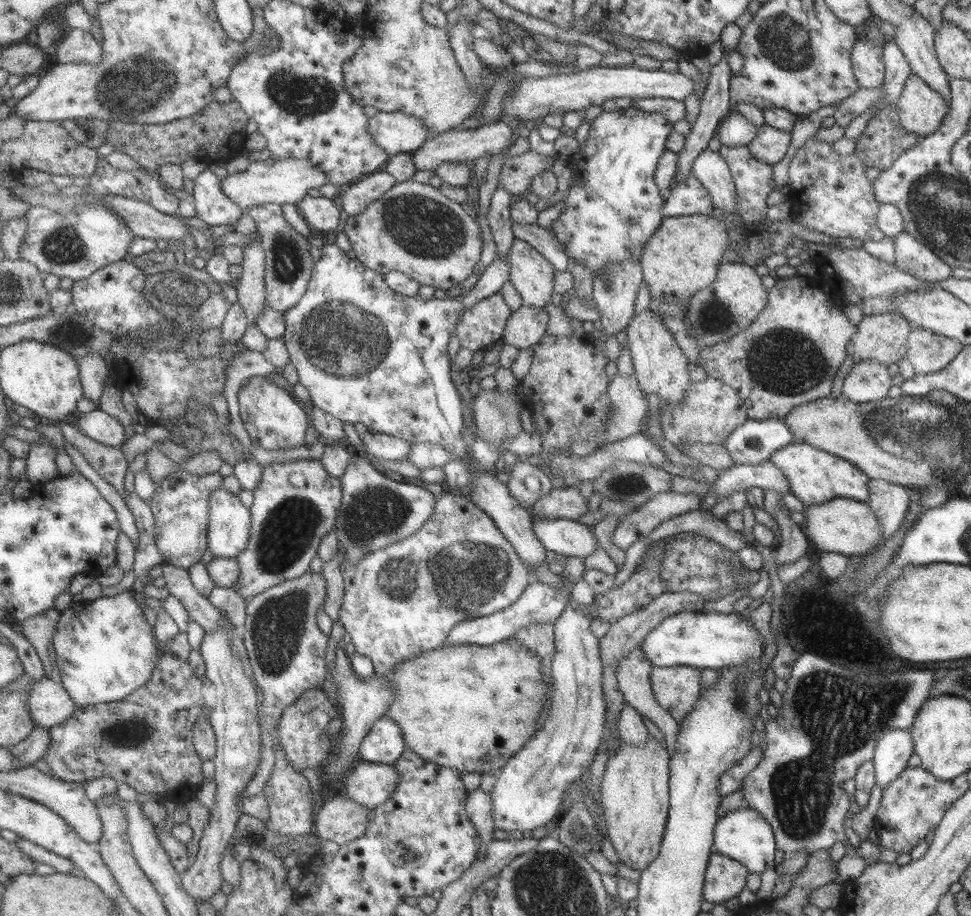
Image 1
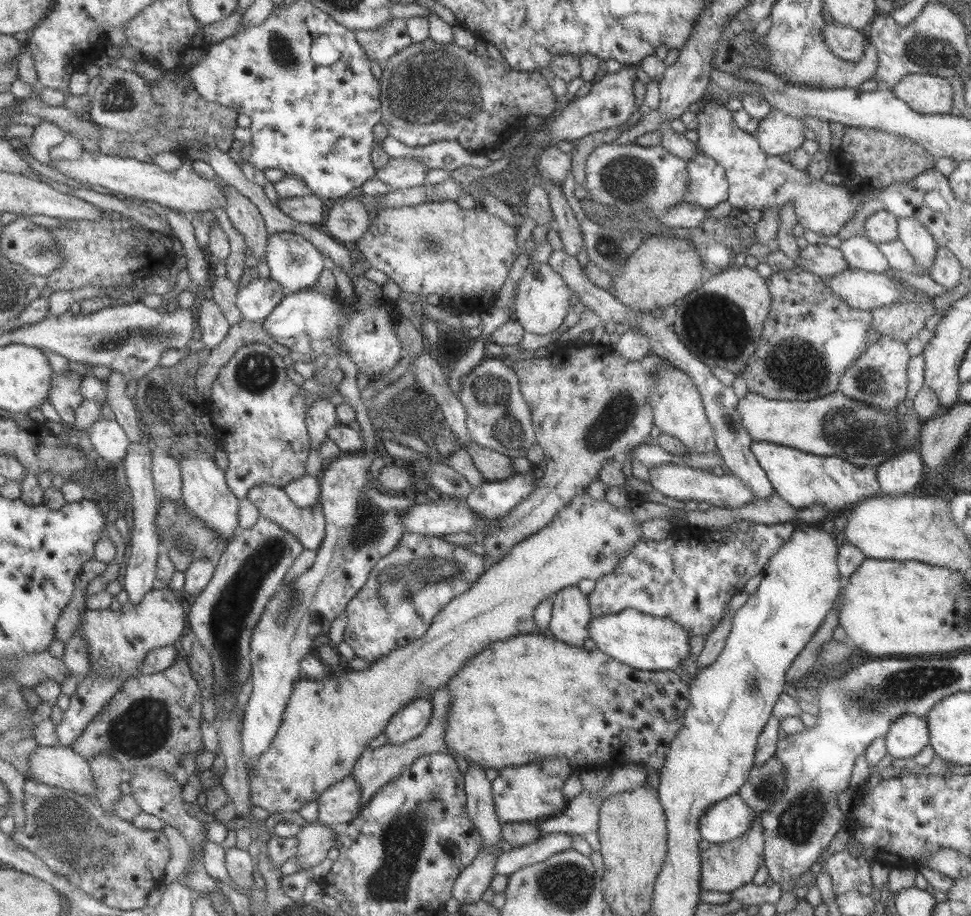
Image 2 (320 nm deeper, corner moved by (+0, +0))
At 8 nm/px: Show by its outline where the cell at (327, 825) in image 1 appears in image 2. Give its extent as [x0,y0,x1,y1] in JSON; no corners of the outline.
[294,822,335,870]

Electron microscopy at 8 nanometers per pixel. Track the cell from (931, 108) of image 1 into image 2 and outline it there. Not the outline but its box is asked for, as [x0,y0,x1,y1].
[890,74,951,115]

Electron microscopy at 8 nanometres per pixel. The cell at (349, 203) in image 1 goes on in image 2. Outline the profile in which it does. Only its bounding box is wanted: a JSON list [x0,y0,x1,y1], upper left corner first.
[325,191,369,243]

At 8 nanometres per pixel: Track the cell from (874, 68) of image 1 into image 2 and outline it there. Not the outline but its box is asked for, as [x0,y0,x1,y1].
[822,22,866,63]

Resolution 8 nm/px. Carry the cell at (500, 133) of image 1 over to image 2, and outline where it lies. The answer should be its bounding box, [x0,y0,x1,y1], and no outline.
[374,158,429,191]

